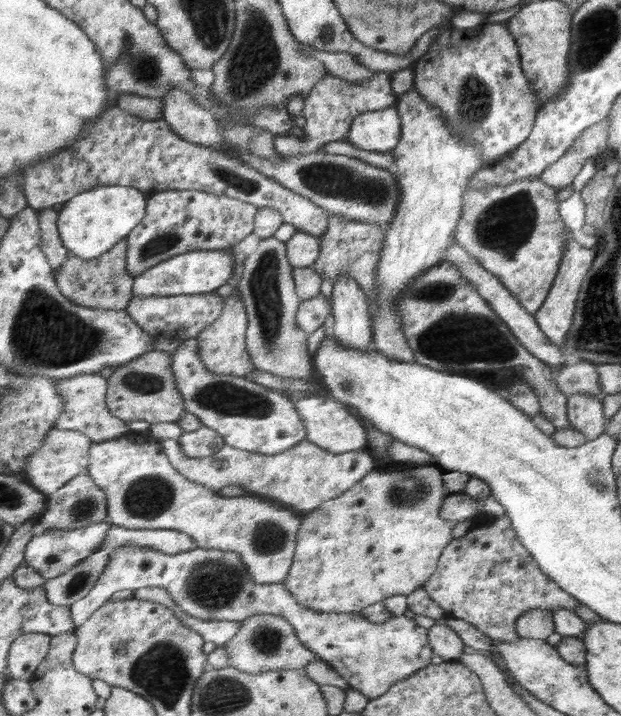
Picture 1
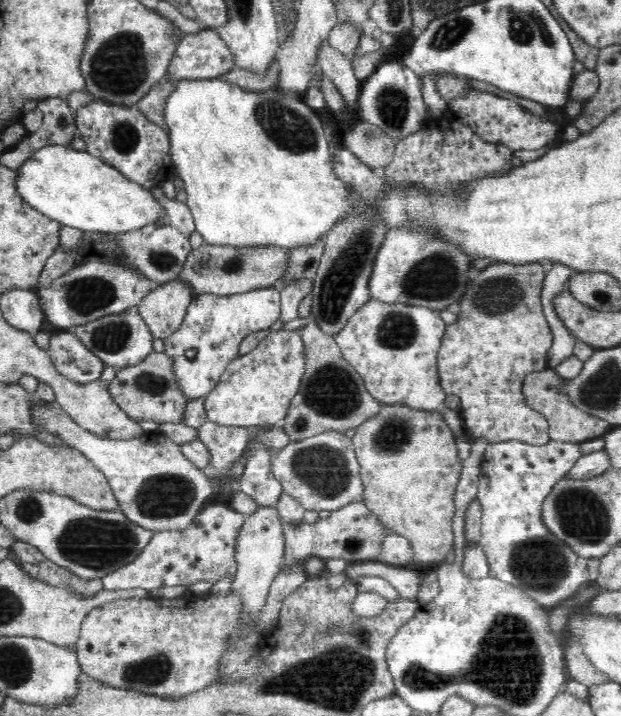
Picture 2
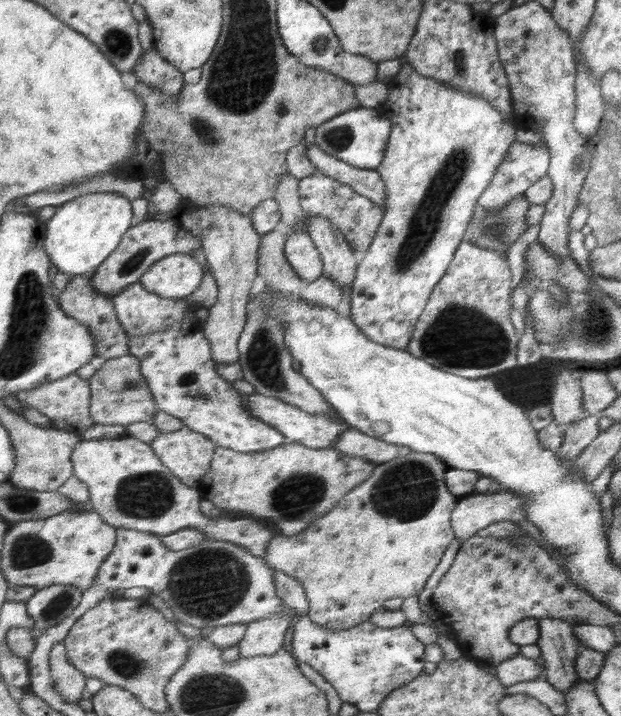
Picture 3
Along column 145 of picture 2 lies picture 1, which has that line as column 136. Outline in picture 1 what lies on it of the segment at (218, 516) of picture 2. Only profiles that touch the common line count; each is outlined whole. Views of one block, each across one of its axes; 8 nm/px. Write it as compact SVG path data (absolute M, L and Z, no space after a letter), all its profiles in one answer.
M130 544L114 550L110 554L110 562L106 564L106 569L102 572L101 578L98 578L93 590L90 590L90 593L86 594L82 600L70 606L72 623L78 628L84 621L88 621L92 614L97 612L97 609L108 604L114 592L135 591L146 587L166 589L182 611L205 621L216 619L240 622L252 615L262 613L283 616L294 627L296 637L302 641L305 647L314 651L320 660L332 666L346 680L348 689L360 691L368 697L368 700L378 698L396 682L408 678L431 664L433 652L428 642L427 629L418 626L414 619L400 615L392 617L384 623L373 623L359 613L316 612L298 604L294 595L282 583L254 584L238 554L230 552L230 550L216 550L214 548L206 550L206 548L195 546L193 549L178 554L162 554L156 550L148 550L148 548Z

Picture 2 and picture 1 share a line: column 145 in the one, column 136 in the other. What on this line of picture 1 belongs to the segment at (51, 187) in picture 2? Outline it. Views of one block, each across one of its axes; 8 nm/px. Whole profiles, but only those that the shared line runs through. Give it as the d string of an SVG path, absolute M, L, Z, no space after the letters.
M98 185L64 203L58 214L58 233L69 254L92 259L102 256L142 222L147 194L133 186Z

